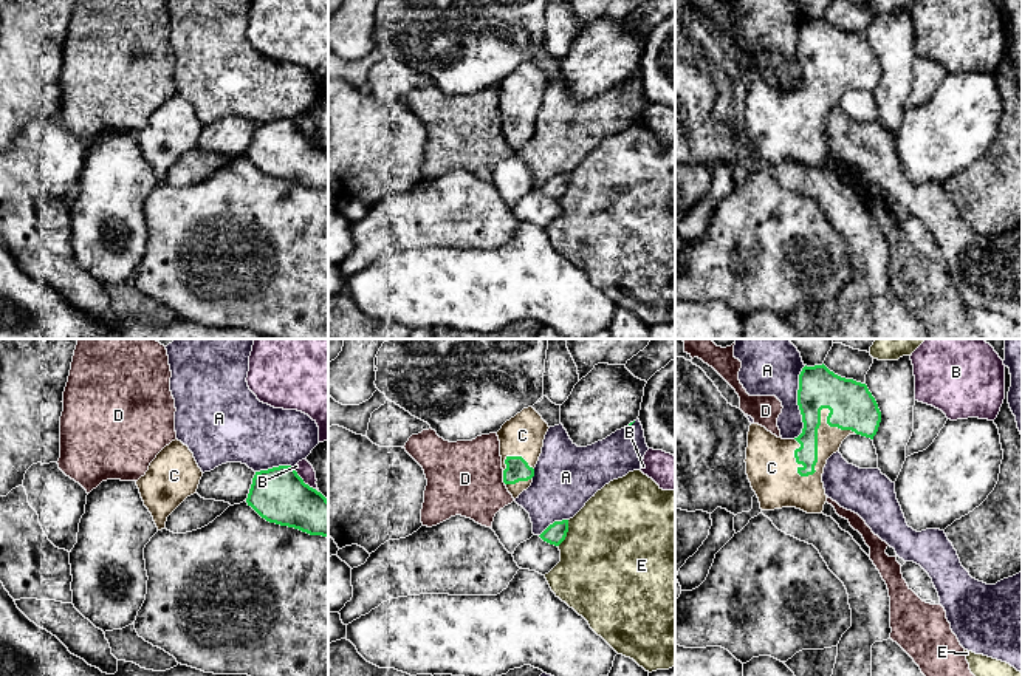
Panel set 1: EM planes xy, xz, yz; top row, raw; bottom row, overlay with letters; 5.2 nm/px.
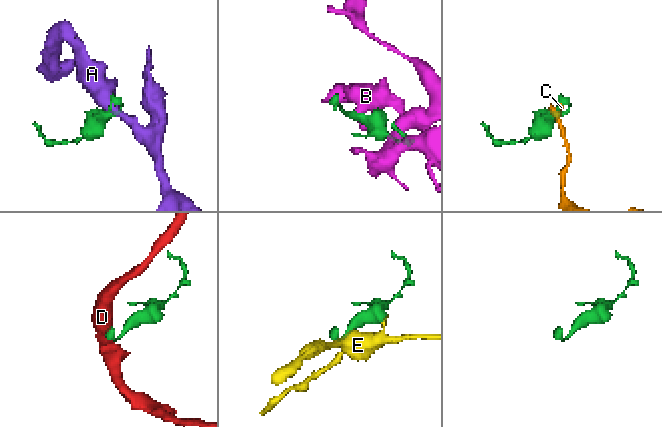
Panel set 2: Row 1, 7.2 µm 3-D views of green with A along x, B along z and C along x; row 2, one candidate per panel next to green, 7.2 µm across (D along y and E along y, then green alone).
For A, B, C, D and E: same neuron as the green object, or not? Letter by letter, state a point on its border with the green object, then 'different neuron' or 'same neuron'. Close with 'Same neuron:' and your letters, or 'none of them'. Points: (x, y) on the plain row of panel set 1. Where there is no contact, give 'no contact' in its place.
A: meets green in yz at (798, 56); different neuron
B: meets green in xy at (302, 135); different neuron
C: meets green in yz at (819, 78); same neuron
D: meets green in xz at (504, 130); different neuron
E: meets green in xz at (565, 187); different neuron
Same neuron: C

